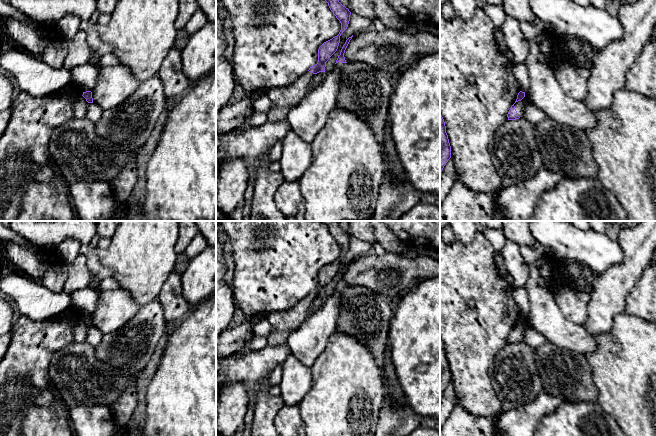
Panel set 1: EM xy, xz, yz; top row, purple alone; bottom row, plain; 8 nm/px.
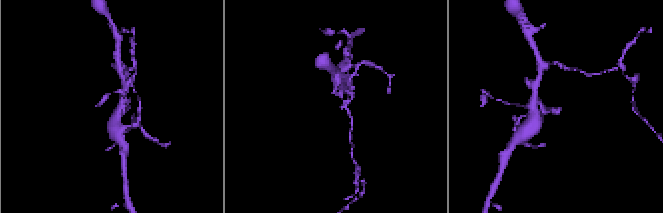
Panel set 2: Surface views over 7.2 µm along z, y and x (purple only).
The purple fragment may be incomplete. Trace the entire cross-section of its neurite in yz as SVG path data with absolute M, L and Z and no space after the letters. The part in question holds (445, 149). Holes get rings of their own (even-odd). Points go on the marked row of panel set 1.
M440 113L440 174L450 158L451 146L449 143L448 135L446 133L444 119Z

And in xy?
M83 92L83 95L74 101L73 109L75 118L85 118L89 103L93 103L92 92Z

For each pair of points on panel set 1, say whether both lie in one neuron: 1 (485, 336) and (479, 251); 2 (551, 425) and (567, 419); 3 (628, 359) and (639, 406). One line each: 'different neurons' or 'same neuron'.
1: same neuron
2: same neuron
3: same neuron

